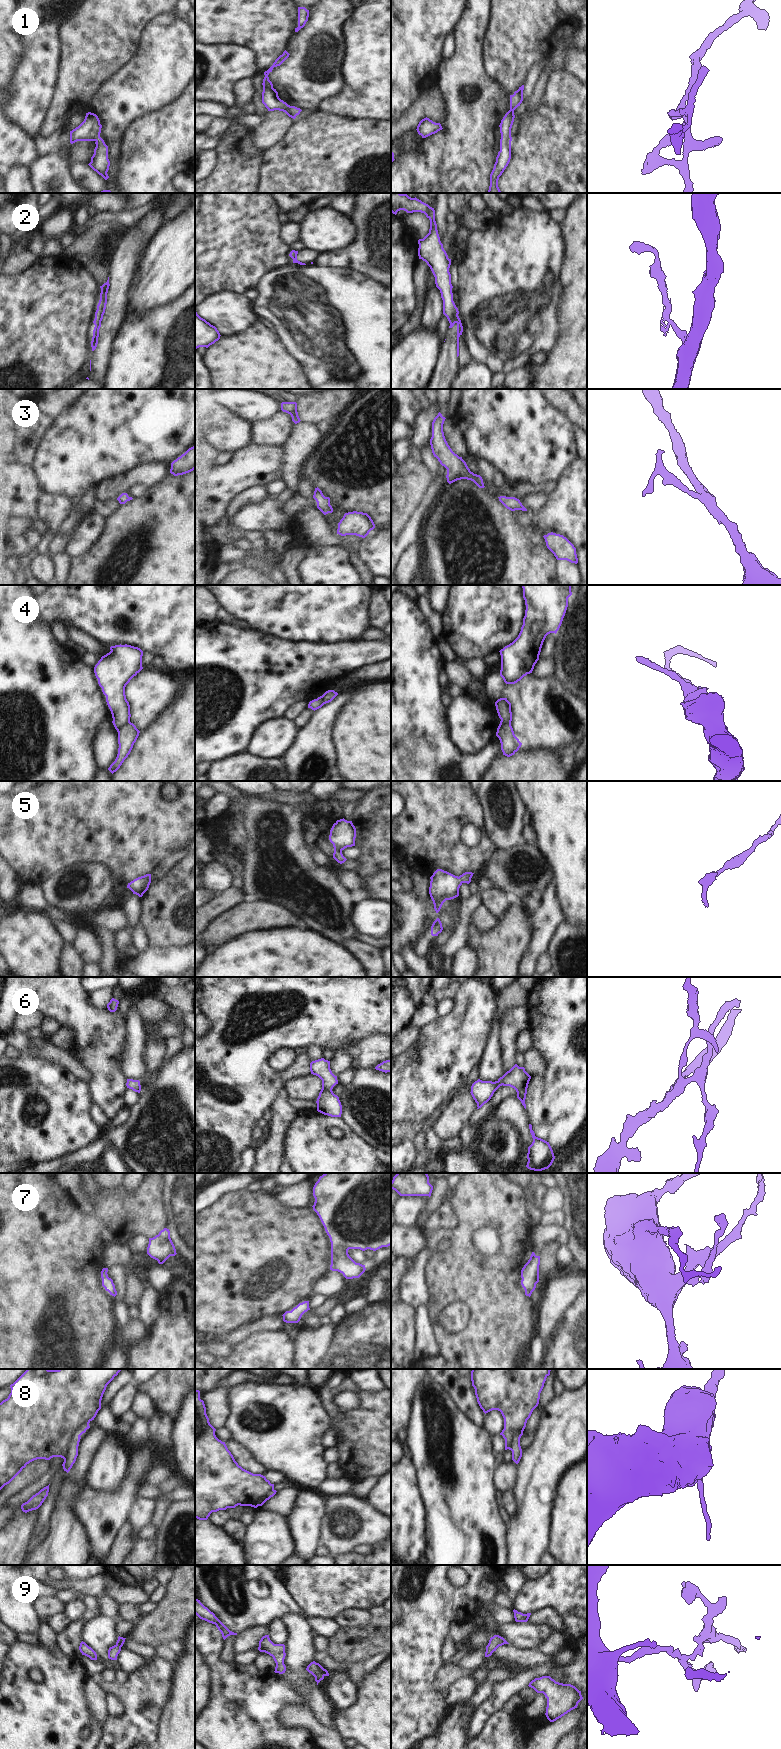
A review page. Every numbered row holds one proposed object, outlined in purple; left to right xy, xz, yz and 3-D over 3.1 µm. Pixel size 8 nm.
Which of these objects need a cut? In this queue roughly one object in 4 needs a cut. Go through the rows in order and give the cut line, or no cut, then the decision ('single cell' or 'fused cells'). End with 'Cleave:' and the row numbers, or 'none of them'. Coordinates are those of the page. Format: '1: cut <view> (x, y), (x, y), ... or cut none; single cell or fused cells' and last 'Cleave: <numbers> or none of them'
1: cut none; single cell
2: cut none; single cell
3: cut none; single cell
4: cut xy (129, 721), (116, 729); fused cells
5: cut none; single cell
6: cut none; single cell
7: cut none; single cell
8: cut xy (79, 1435), (74, 1439), (74, 1445), (63, 1458); fused cells
9: cut none; single cell
Cleave: 4, 8

